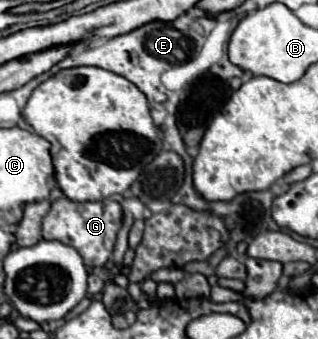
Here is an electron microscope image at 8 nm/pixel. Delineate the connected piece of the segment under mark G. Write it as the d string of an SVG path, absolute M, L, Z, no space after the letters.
M66 197L52 201L52 209L42 221L42 237L44 239L54 239L64 245L74 247L86 267L100 267L106 265L108 259L112 257L116 233L122 225L122 207L114 199L104 199L104 201L70 201Z

